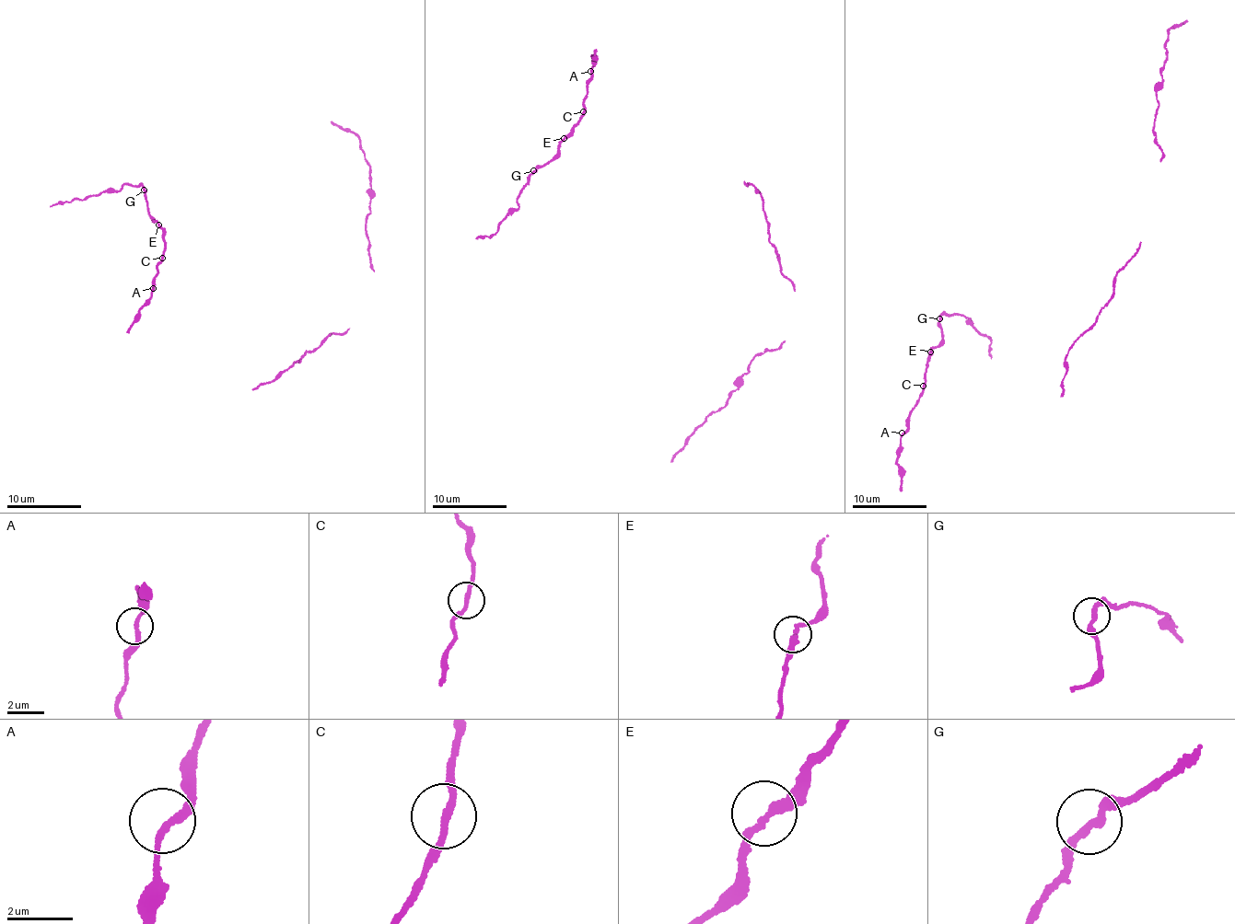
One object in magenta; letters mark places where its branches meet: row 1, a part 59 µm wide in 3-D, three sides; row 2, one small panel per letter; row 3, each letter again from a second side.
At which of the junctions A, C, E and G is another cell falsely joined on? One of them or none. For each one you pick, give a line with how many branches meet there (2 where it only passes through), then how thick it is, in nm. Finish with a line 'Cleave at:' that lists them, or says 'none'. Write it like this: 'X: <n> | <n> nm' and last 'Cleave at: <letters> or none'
G: 2 | 200 nm
Cleave at: G

